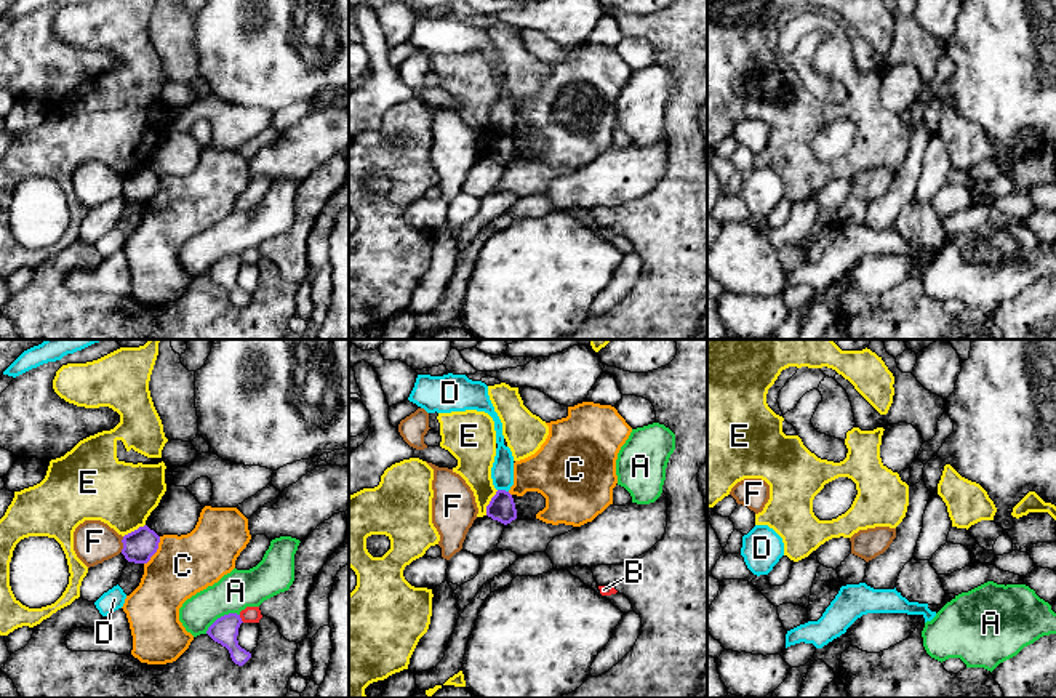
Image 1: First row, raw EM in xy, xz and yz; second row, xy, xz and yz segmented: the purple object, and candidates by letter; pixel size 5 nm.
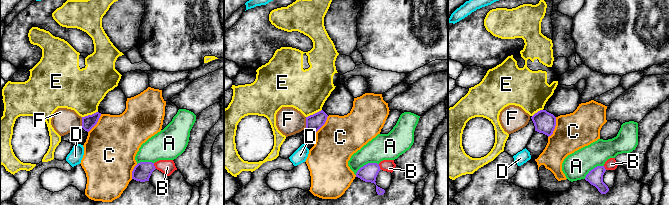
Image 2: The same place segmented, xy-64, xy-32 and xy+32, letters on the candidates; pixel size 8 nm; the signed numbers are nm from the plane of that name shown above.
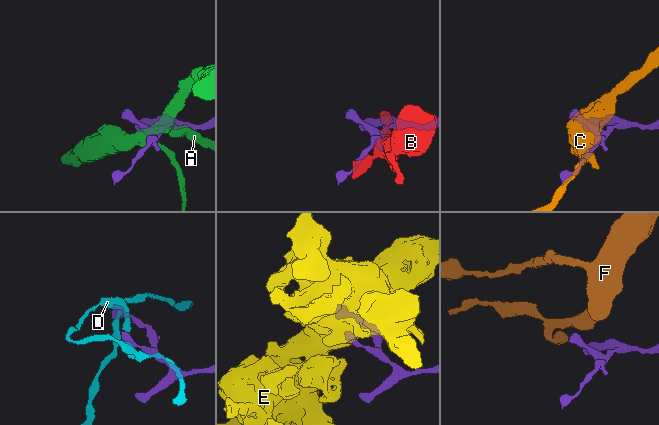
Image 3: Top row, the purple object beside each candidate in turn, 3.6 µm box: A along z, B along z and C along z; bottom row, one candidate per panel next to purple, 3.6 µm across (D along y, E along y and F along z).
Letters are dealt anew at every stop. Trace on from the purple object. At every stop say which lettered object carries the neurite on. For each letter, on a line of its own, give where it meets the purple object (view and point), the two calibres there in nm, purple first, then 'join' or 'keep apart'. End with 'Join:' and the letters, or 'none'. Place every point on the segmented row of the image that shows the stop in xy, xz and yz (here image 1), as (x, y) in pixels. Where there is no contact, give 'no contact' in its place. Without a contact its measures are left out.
A: xy (221, 617) | 140/200 nm | keep apart
B: xy (240, 618) | 140/80 nm | keep apart
C: xy (156, 551) | 160/300 nm | keep apart
D: xz (503, 490) | 140/110 nm | keep apart
E: xz (490, 503) | 140/190 nm | keep apart
F: xy (124, 545) | 160/220 nm | keep apart
Join: none

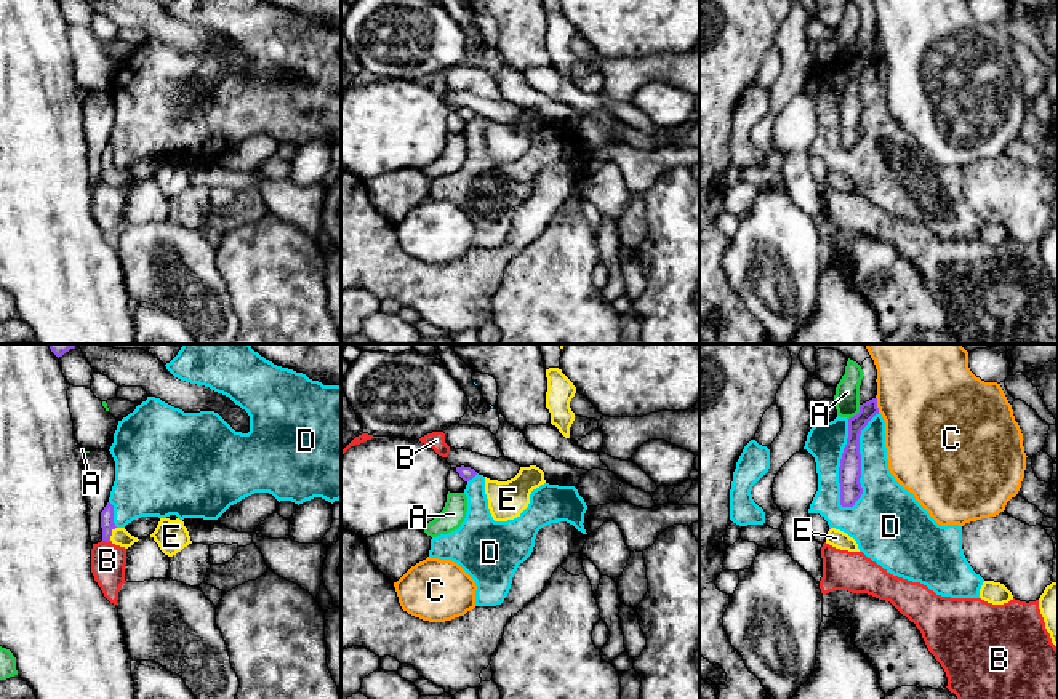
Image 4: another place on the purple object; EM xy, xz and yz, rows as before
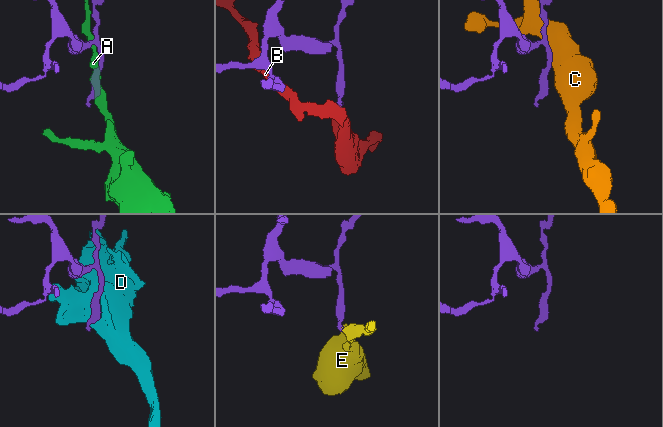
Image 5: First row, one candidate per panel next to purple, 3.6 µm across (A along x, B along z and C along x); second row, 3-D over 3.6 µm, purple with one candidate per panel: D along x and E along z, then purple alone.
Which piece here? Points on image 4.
A: yz (858, 413) | 100/130 nm | keep apart
B: xy (108, 541) | 70/180 nm | keep apart
C: yz (876, 405) | 90/480 nm | keep apart
D: yz (860, 464) | 110/260 nm | keep apart
E: xy (111, 535) | 70/90 nm | join
Join: E

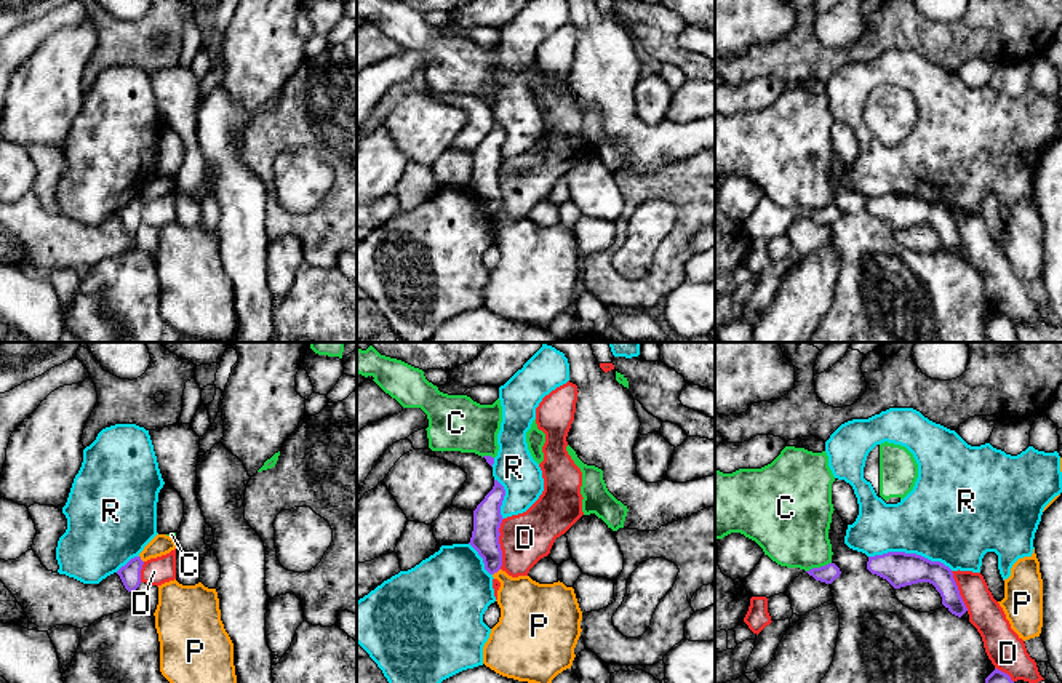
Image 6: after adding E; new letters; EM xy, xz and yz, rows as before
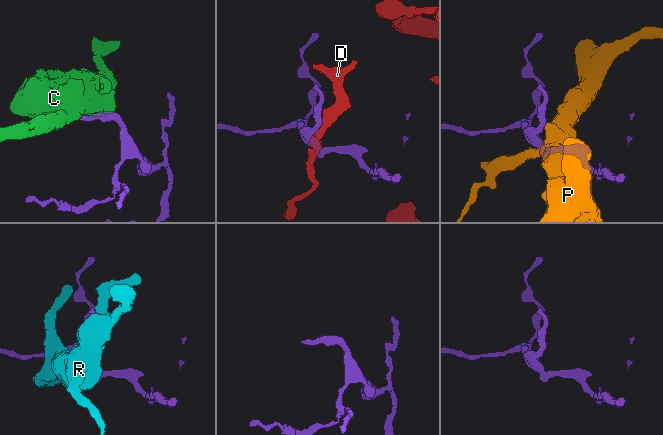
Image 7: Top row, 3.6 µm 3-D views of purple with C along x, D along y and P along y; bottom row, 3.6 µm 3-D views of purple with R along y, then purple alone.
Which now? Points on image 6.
C: yz (818, 568) | 90/360 nm | keep apart
D: xz (499, 544) | 140/260 nm | keep apart
P: xz (496, 571) | 140/280 nm | keep apart
R: yz (910, 554) | 170/440 nm | keep apart
Join: none

